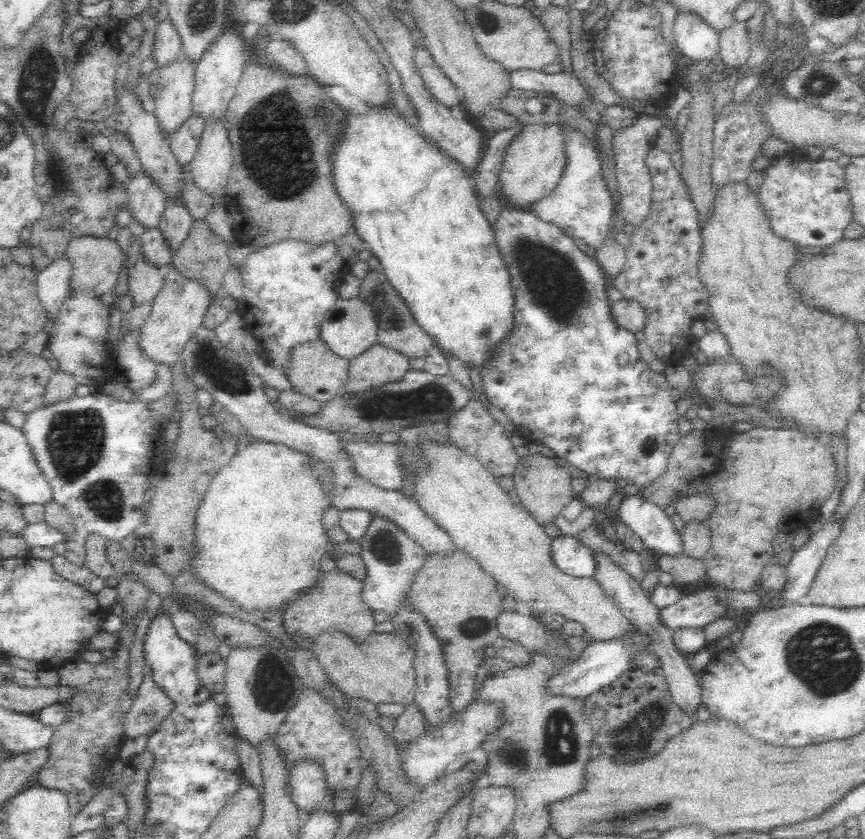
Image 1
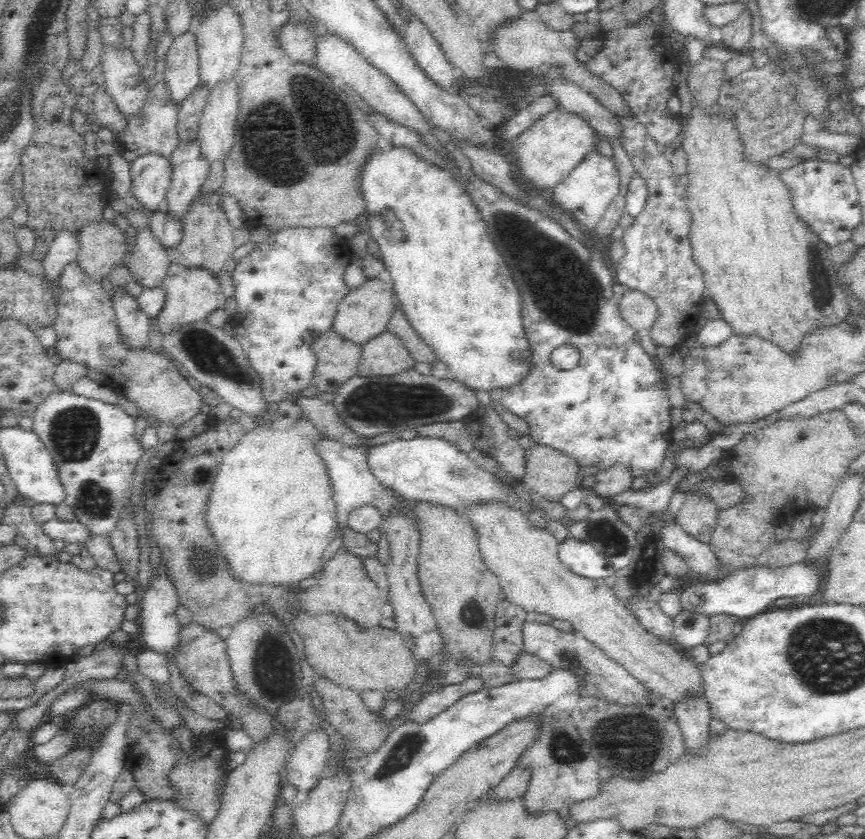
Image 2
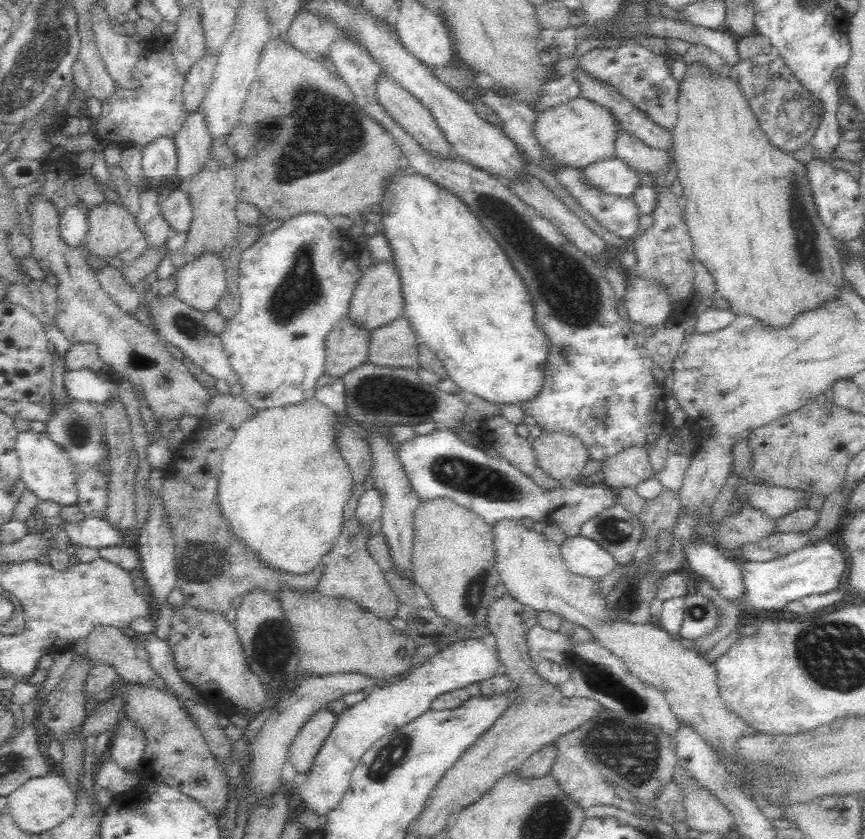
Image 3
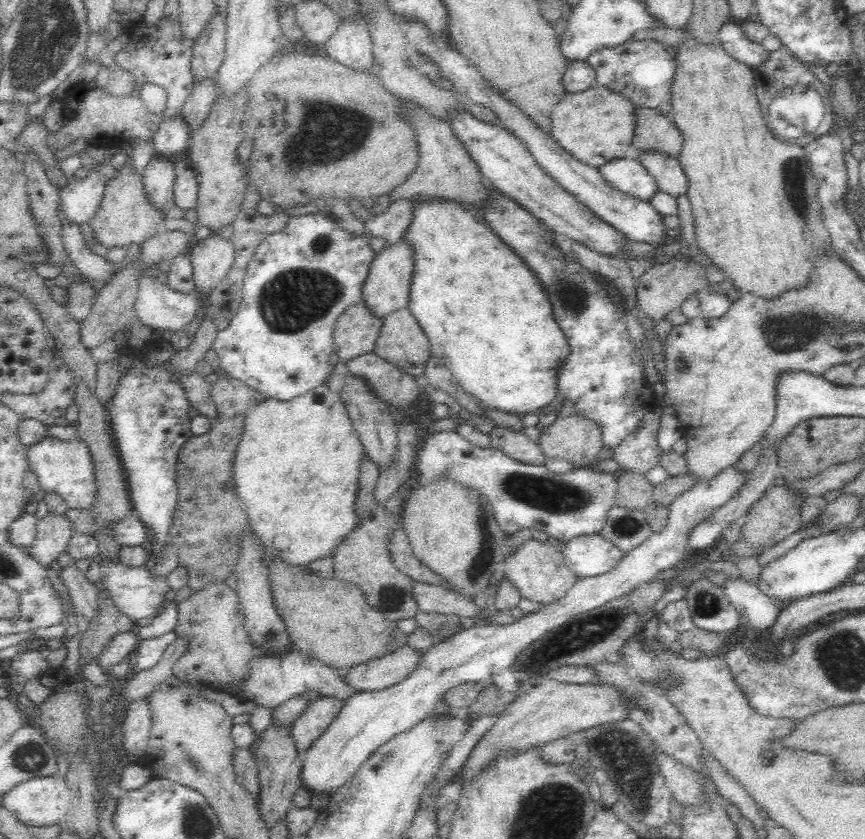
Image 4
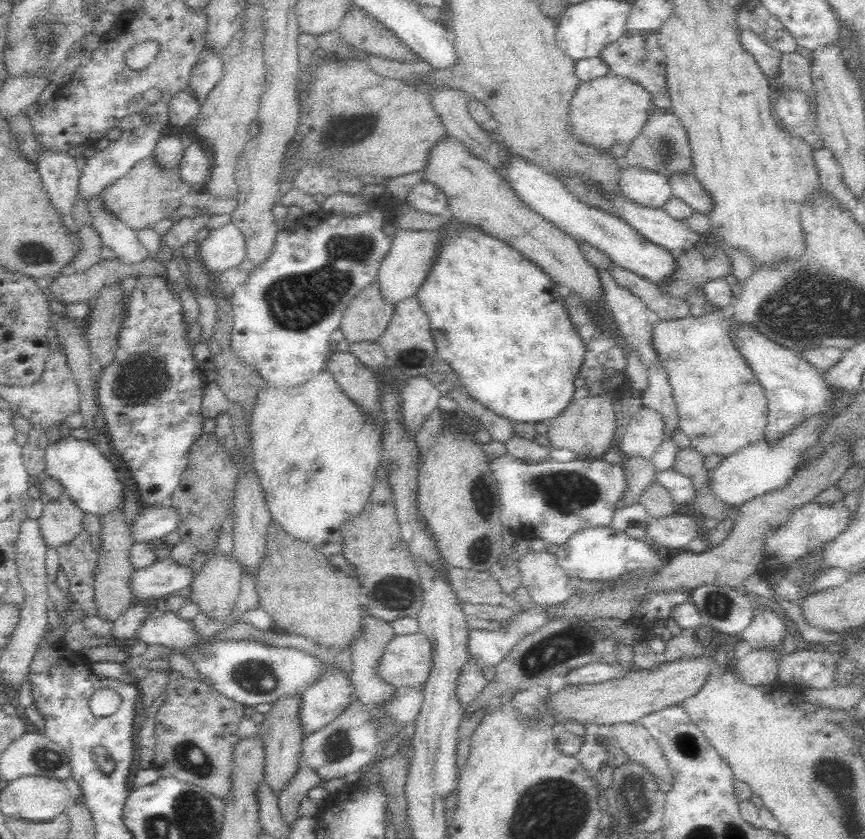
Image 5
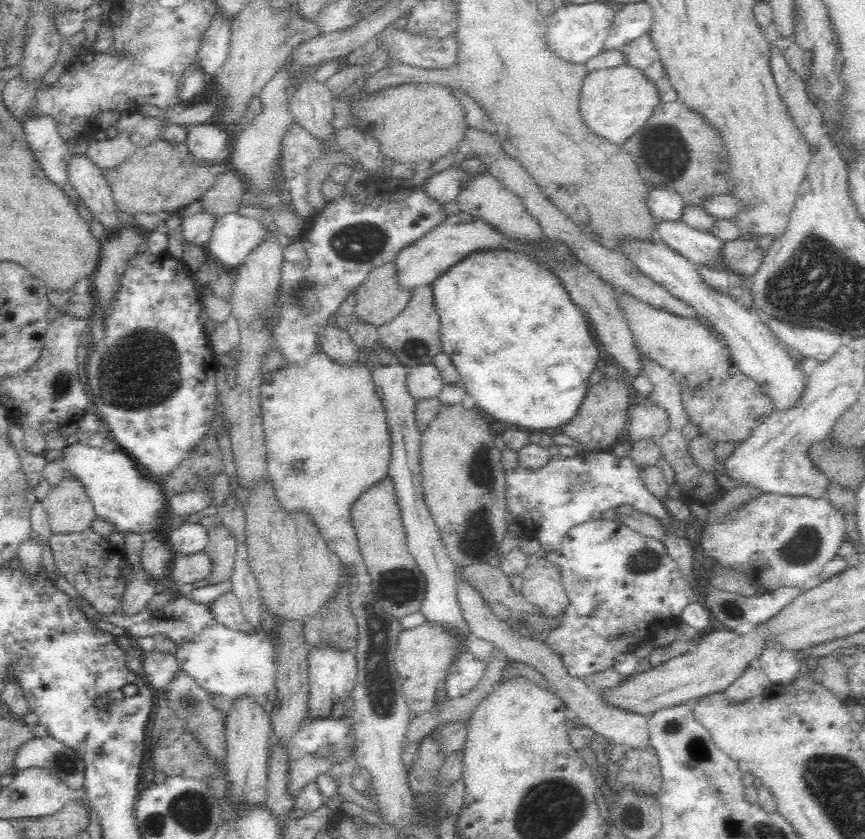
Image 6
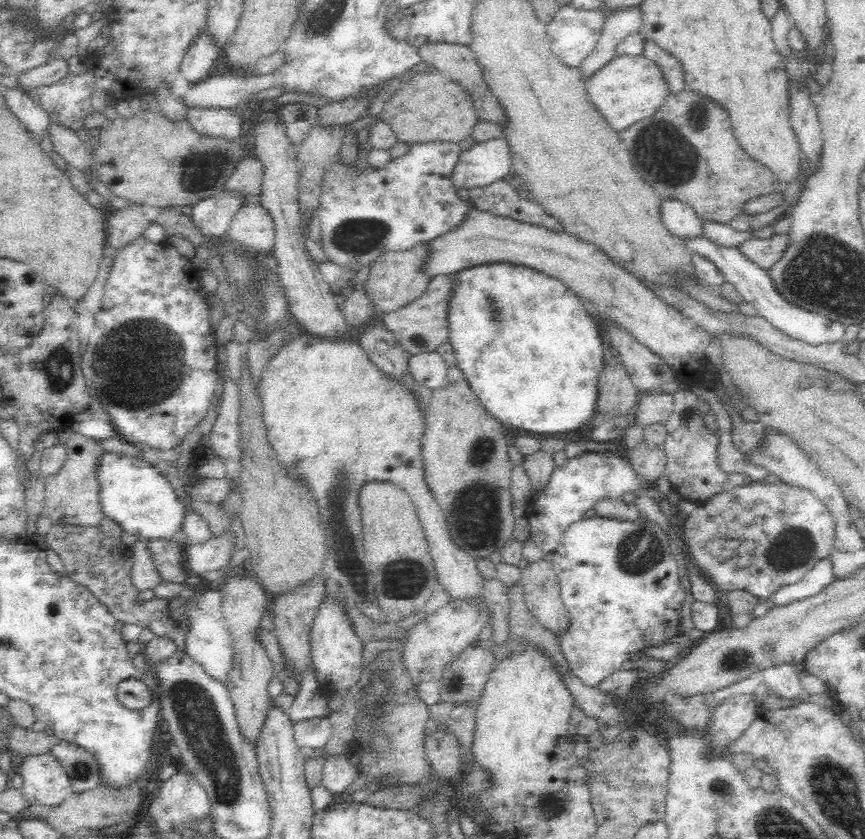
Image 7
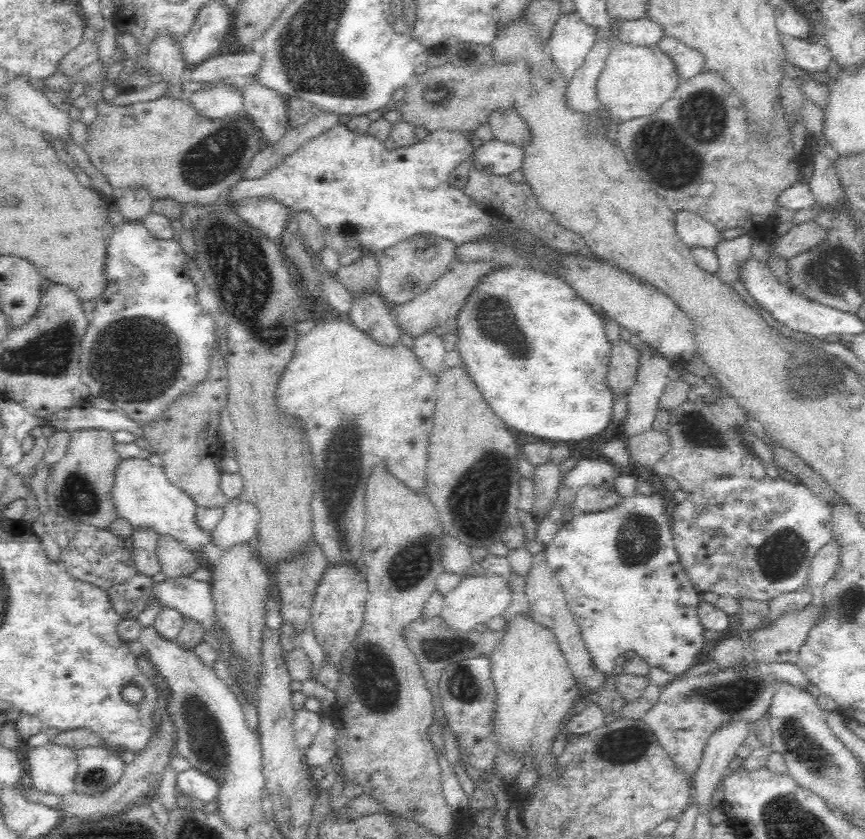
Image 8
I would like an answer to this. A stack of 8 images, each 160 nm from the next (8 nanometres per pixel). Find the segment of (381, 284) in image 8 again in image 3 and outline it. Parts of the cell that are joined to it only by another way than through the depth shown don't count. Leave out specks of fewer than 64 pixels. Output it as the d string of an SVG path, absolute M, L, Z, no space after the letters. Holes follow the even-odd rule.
M348 316L340 319L326 339L325 372L332 377L343 377L368 361L372 330L359 325Z

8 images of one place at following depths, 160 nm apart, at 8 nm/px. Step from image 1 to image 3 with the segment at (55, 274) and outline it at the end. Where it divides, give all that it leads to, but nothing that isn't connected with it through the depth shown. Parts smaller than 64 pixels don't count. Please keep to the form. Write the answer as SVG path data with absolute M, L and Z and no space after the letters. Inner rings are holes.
M80 199L73 203L68 203L62 210L60 216L59 229L60 235L63 236L66 243L71 244L72 247L78 247L85 240L89 230L89 210L91 206Z

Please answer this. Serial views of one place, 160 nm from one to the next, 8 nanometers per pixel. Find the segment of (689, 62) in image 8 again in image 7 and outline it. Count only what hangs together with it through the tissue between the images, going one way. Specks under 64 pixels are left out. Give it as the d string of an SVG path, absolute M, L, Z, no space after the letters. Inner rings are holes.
M648 38L644 44L644 55L655 60L663 69L664 75L670 84L670 94L684 90L686 86L686 72L684 64L671 52L665 51L655 40Z

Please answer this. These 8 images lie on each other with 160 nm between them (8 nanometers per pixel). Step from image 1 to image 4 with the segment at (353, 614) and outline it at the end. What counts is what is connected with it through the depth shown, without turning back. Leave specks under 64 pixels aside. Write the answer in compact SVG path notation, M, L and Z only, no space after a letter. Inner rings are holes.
M366 458L362 461L361 465L361 482L360 493L356 496L356 516L359 518L356 526L343 536L341 542L336 546L332 554L334 562L334 577L336 579L342 579L356 583L364 591L367 603L373 608L374 611L378 611L390 624L396 619L414 618L416 612L419 612L418 603L416 603L416 597L414 596L415 580L407 572L400 571L396 567L396 563L393 558L393 551L391 548L392 540L395 536L395 531L403 529L403 515L401 509L390 510L386 508L385 502L387 500L379 500L376 496L376 484L379 480L381 468L374 462Z

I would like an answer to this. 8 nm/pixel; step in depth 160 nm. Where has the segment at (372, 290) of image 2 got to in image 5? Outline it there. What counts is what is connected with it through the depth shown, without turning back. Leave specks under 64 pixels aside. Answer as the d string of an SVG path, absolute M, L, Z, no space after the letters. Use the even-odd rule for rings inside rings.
M443 227L439 230L410 230L399 229L395 232L395 240L392 242L388 256L382 260L377 280L380 281L384 297L395 303L414 296L436 266L436 260L442 252L444 240L448 239Z

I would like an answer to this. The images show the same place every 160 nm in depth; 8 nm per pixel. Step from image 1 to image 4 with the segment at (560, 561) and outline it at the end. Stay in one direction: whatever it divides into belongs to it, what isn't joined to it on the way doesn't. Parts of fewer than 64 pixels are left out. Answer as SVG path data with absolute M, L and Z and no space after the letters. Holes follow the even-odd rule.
M600 533L572 537L561 550L564 566L578 577L606 574L625 556L621 548Z

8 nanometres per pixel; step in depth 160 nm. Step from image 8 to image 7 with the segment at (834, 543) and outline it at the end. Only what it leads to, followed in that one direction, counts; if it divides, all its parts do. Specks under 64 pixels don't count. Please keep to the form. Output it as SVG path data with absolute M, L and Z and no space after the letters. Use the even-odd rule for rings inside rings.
M830 557L822 558L813 564L813 567L798 582L780 588L768 599L772 599L774 606L784 606L820 594L828 584L835 581L833 568L834 563Z

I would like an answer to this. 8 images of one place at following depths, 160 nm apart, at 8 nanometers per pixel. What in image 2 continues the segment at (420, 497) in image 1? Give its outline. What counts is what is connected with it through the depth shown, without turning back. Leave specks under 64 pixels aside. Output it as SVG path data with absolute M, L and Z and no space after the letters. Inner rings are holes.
M499 504L473 507L470 510L460 508L458 512L474 525L480 538L481 556L488 568L498 576L503 598L521 606L527 612L539 614L542 619L567 620L576 633L580 633L586 640L600 647L606 655L623 664L624 668L627 668L628 672L634 675L645 688L653 691L656 696L669 700L674 706L682 700L706 700L702 669L691 654L687 654L675 642L666 643L664 639L646 630L638 621L638 617L616 598L610 580L592 580L568 571L560 562L560 543L549 532L533 525L524 512L518 508L504 508Z

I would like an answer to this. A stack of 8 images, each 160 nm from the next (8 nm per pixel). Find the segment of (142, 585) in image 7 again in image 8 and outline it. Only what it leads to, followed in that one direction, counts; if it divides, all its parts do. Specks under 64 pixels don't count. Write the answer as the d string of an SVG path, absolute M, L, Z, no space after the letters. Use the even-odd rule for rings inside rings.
M135 526L132 533L130 550L138 571L154 576L161 573L161 564L157 558L157 543L161 534L152 527Z

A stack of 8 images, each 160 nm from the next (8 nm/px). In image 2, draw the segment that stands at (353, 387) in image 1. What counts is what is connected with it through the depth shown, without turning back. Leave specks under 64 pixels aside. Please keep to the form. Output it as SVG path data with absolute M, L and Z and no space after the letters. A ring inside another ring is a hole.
M386 329L363 344L360 375L393 375L412 369L416 360L395 332Z

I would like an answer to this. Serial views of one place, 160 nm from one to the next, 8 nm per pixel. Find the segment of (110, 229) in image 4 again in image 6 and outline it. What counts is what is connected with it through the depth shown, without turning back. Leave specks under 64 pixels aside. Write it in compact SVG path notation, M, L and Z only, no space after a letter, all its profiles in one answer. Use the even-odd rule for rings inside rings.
M156 137L147 145L136 147L131 155L128 155L124 160L115 167L103 168L104 176L110 187L113 203L118 210L126 212L130 215L155 214L164 218L171 213L176 213L178 210L193 208L201 196L216 184L219 174L214 172L214 168L218 168L218 172L223 173L230 168L229 161L224 156L224 164L221 164L221 159L204 159L198 158L190 152L186 140L176 141L172 143L163 137Z

